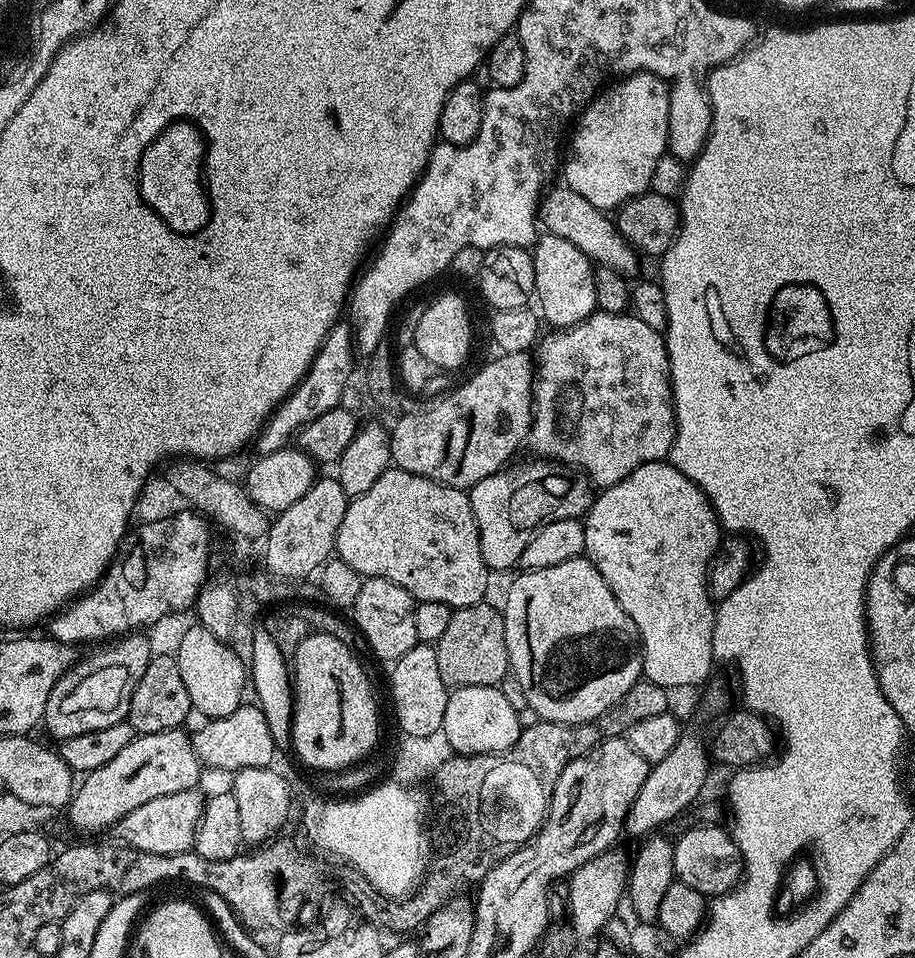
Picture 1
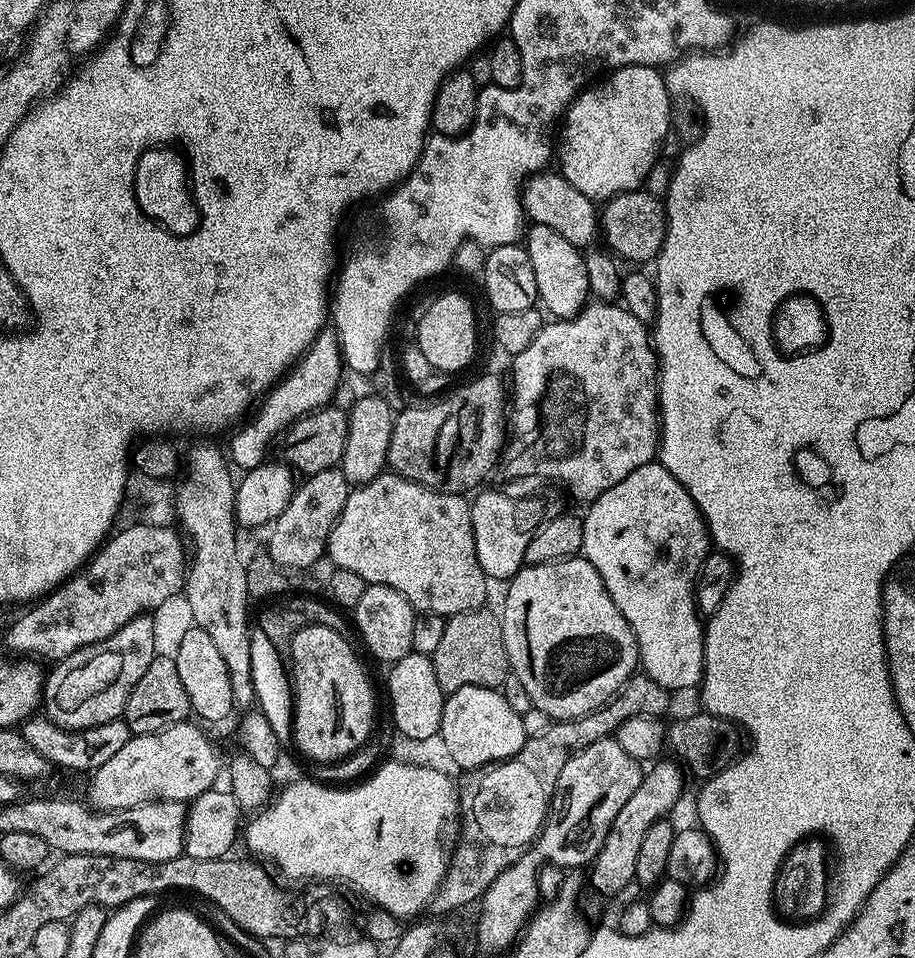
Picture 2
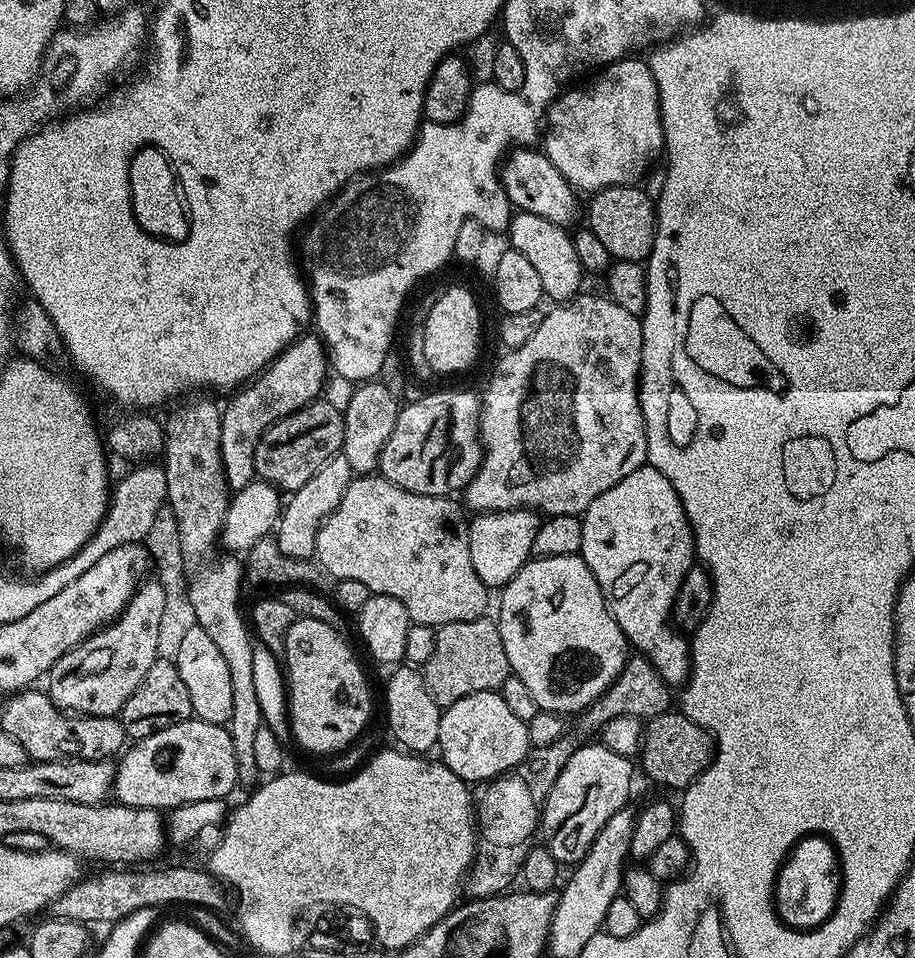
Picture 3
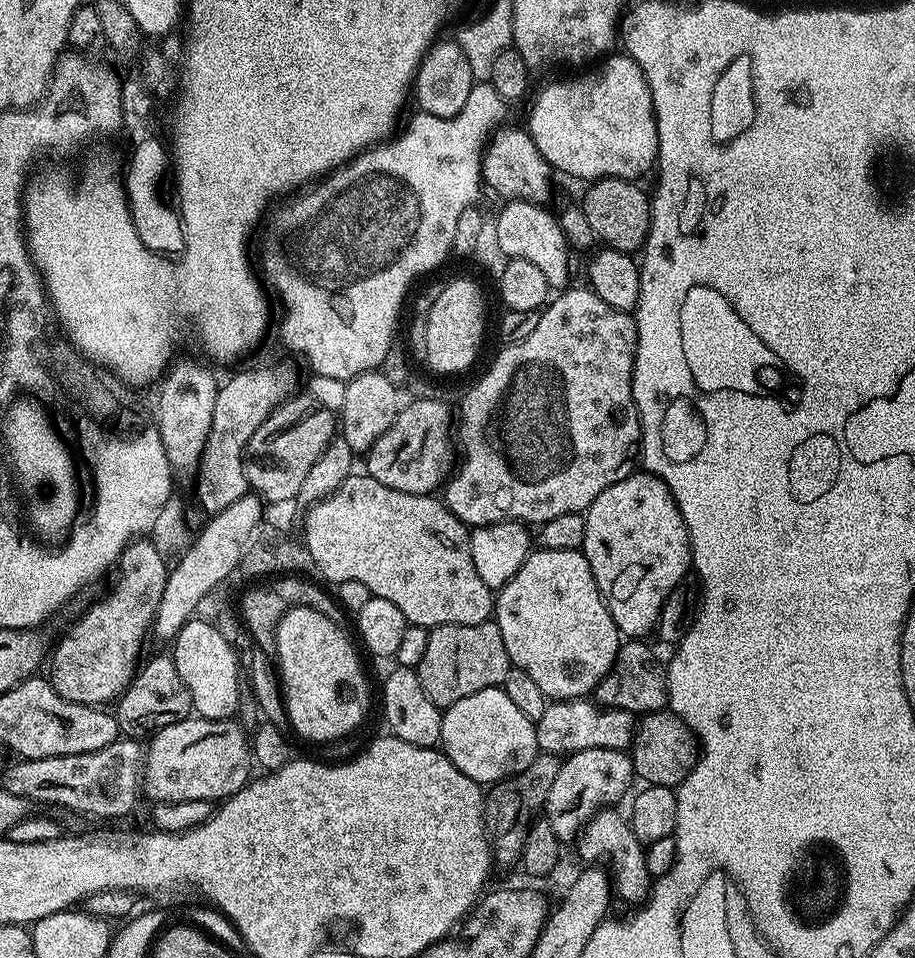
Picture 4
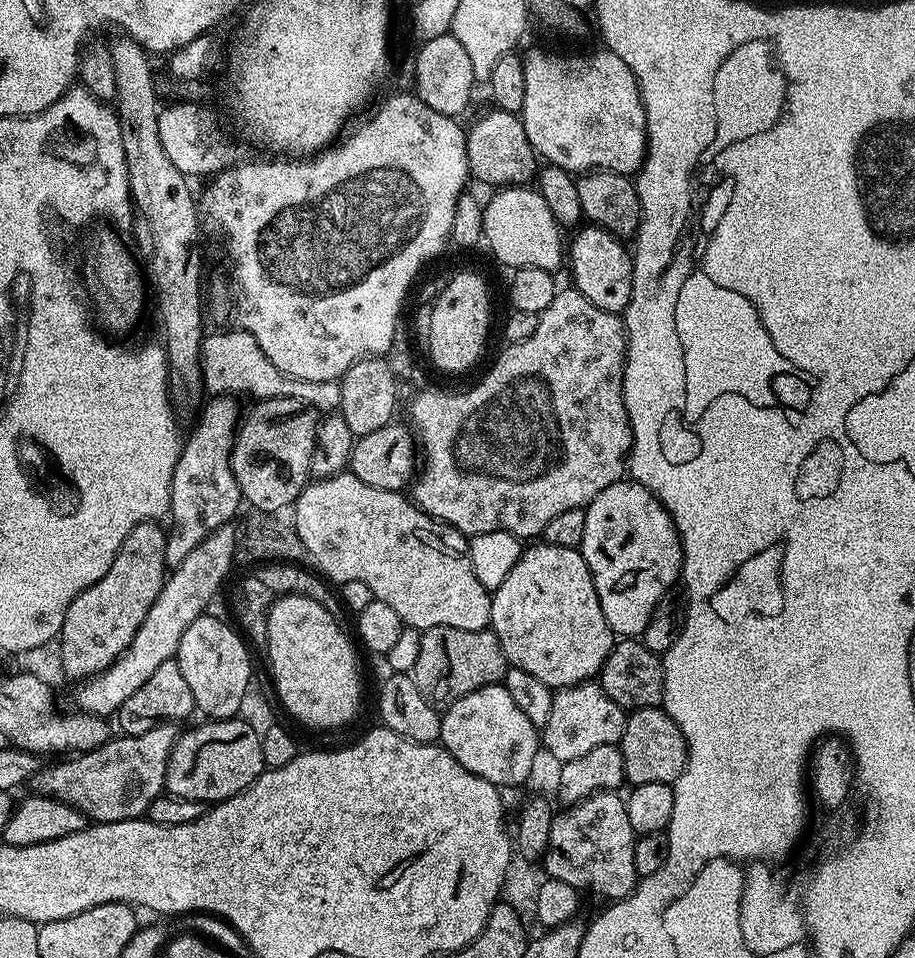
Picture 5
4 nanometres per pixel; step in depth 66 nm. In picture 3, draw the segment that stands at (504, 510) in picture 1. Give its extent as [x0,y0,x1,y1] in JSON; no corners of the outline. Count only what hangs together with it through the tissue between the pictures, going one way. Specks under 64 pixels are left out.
[468,508,541,590]

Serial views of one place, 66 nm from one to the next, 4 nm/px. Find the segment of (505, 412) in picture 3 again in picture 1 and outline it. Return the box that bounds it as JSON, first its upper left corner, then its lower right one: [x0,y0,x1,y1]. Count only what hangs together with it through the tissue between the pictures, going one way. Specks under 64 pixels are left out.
[527,310,676,488]

